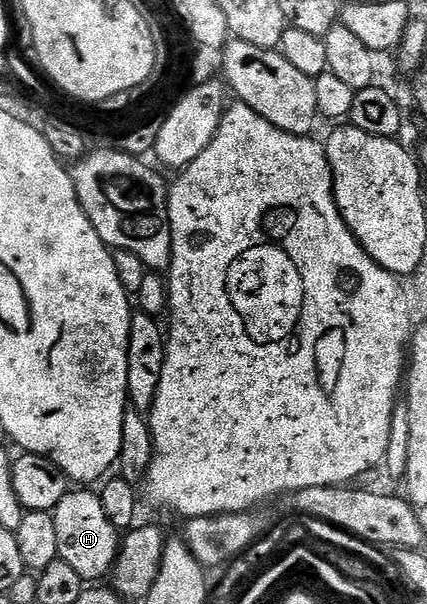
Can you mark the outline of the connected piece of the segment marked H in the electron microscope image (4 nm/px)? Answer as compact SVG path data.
M91 489L68 490L53 514L57 525L59 558L65 561L65 565L70 565L84 581L99 581L102 575L103 578L110 576L115 558L119 556L121 531L113 525L113 521L109 521L109 517L105 517L98 494Z

